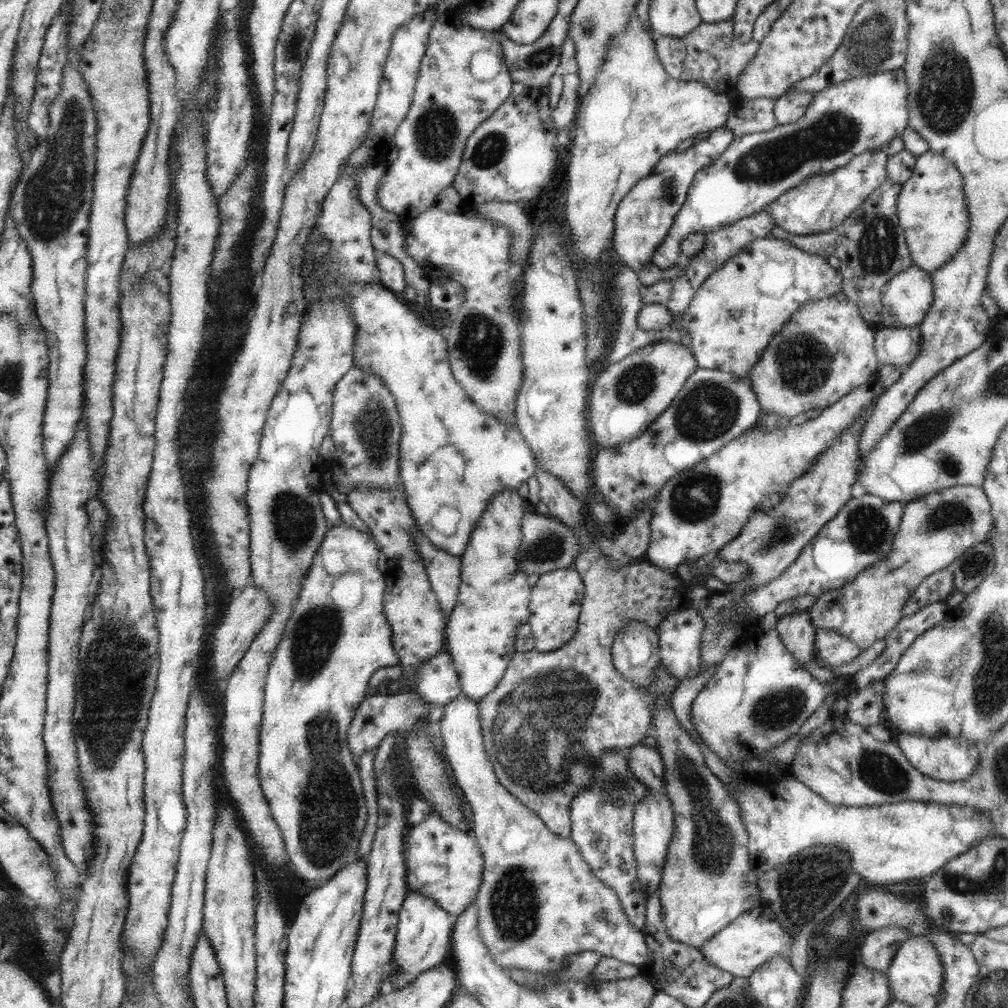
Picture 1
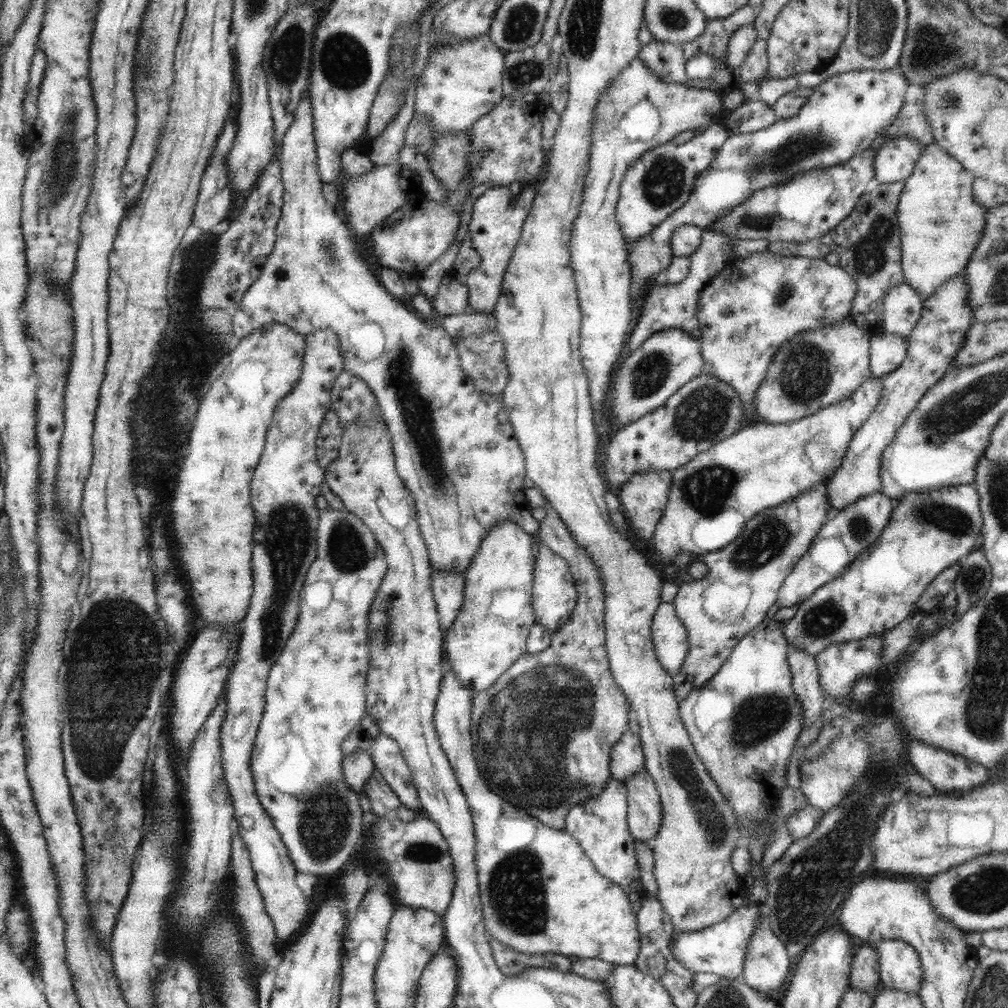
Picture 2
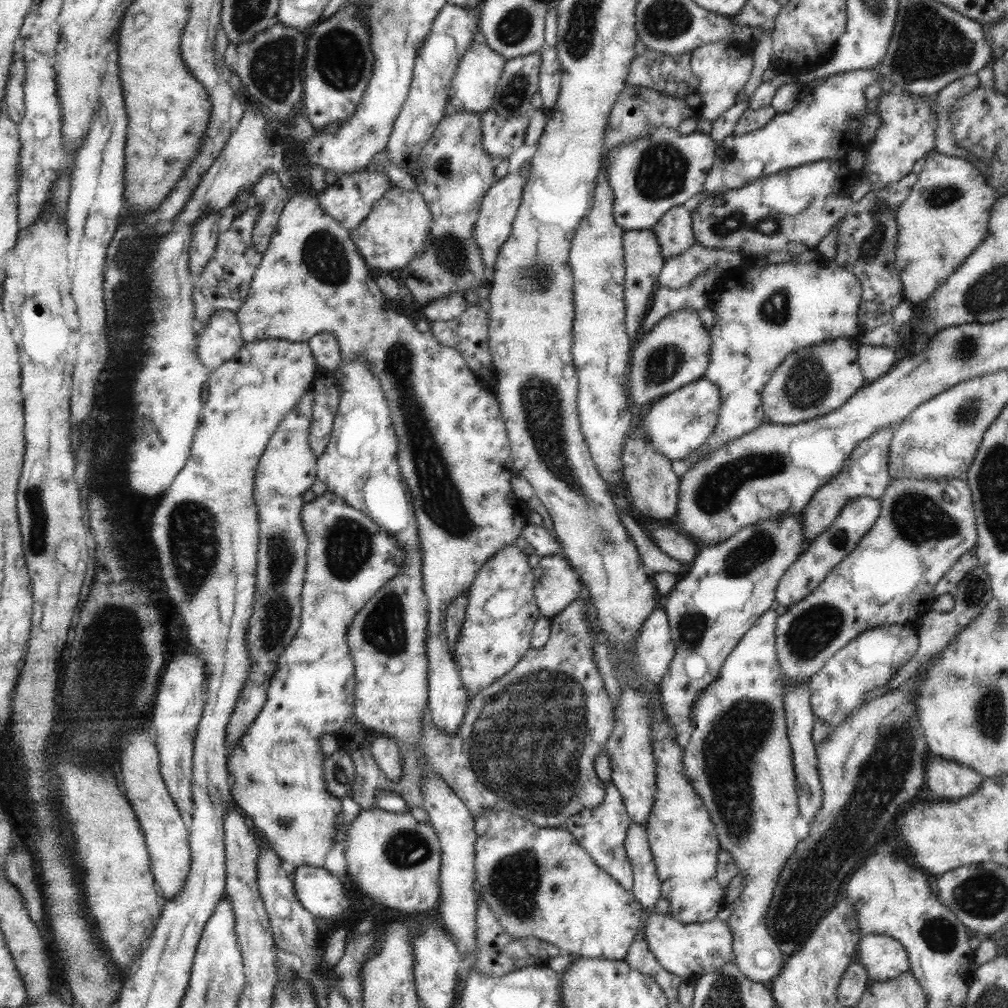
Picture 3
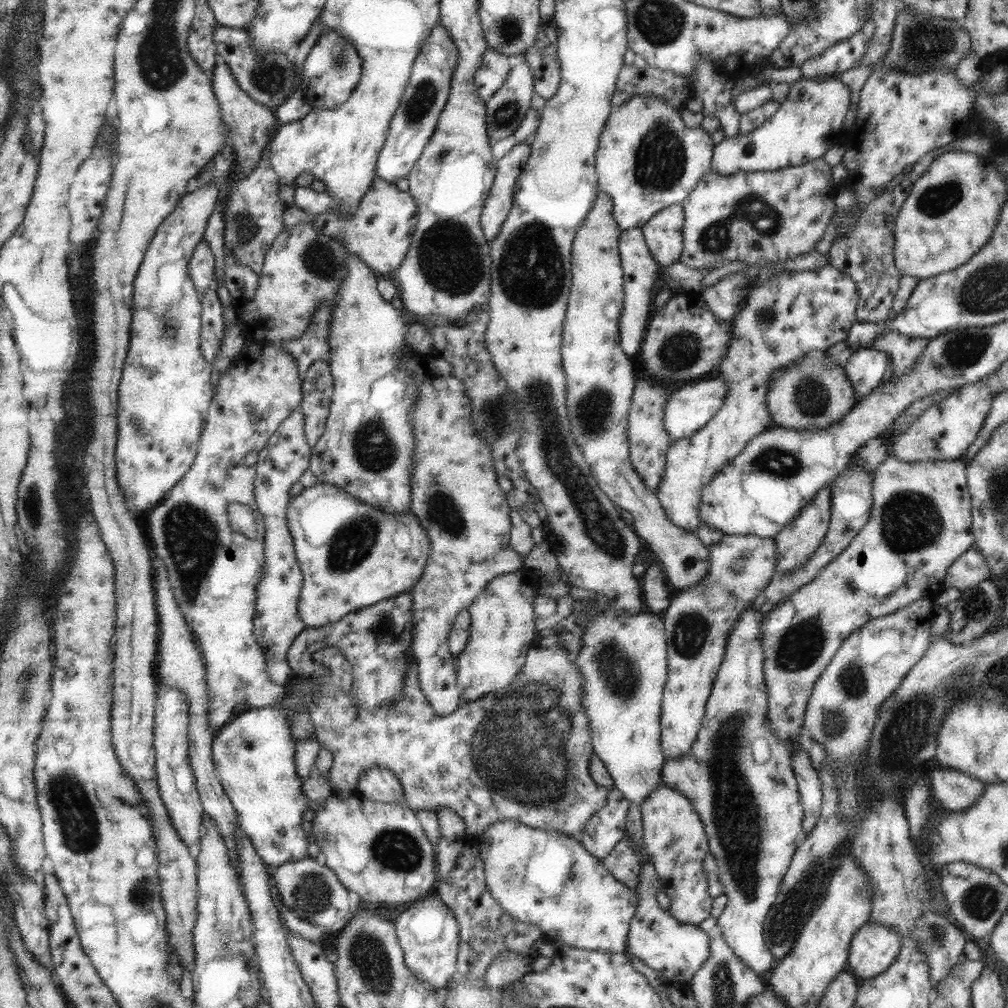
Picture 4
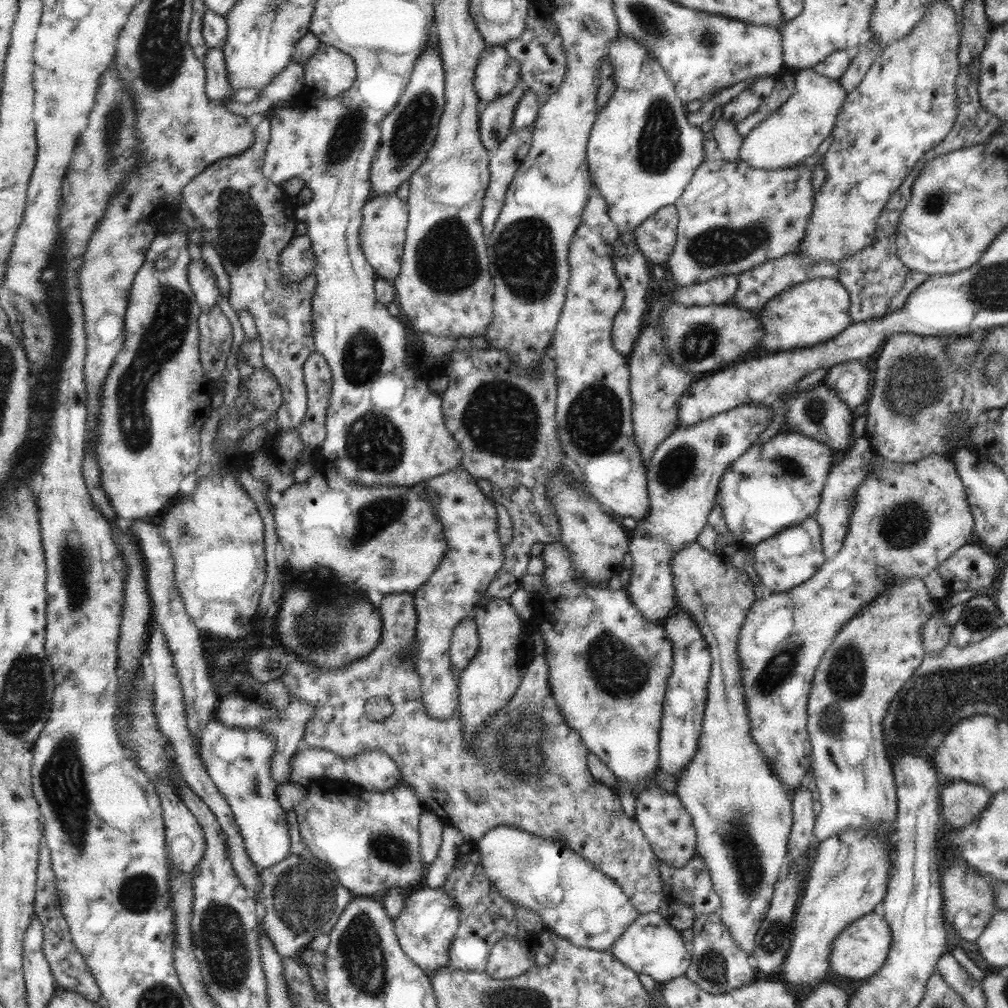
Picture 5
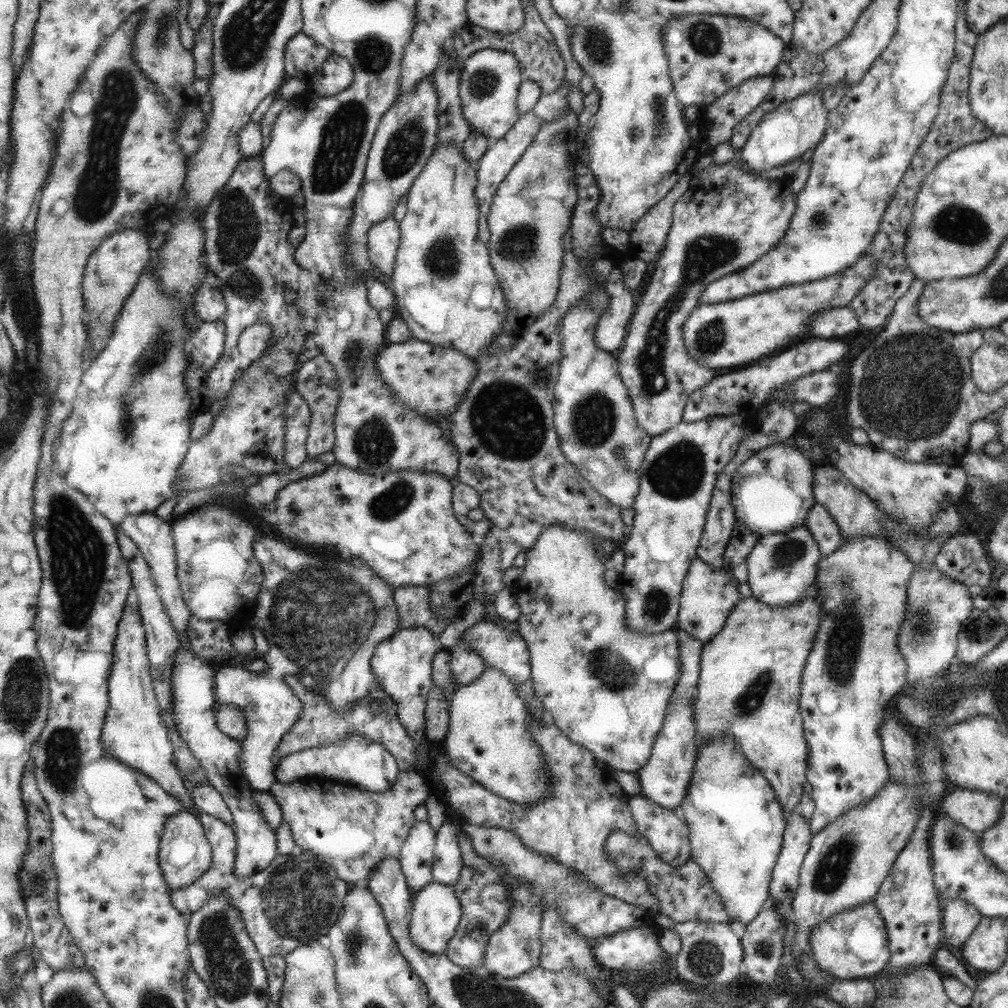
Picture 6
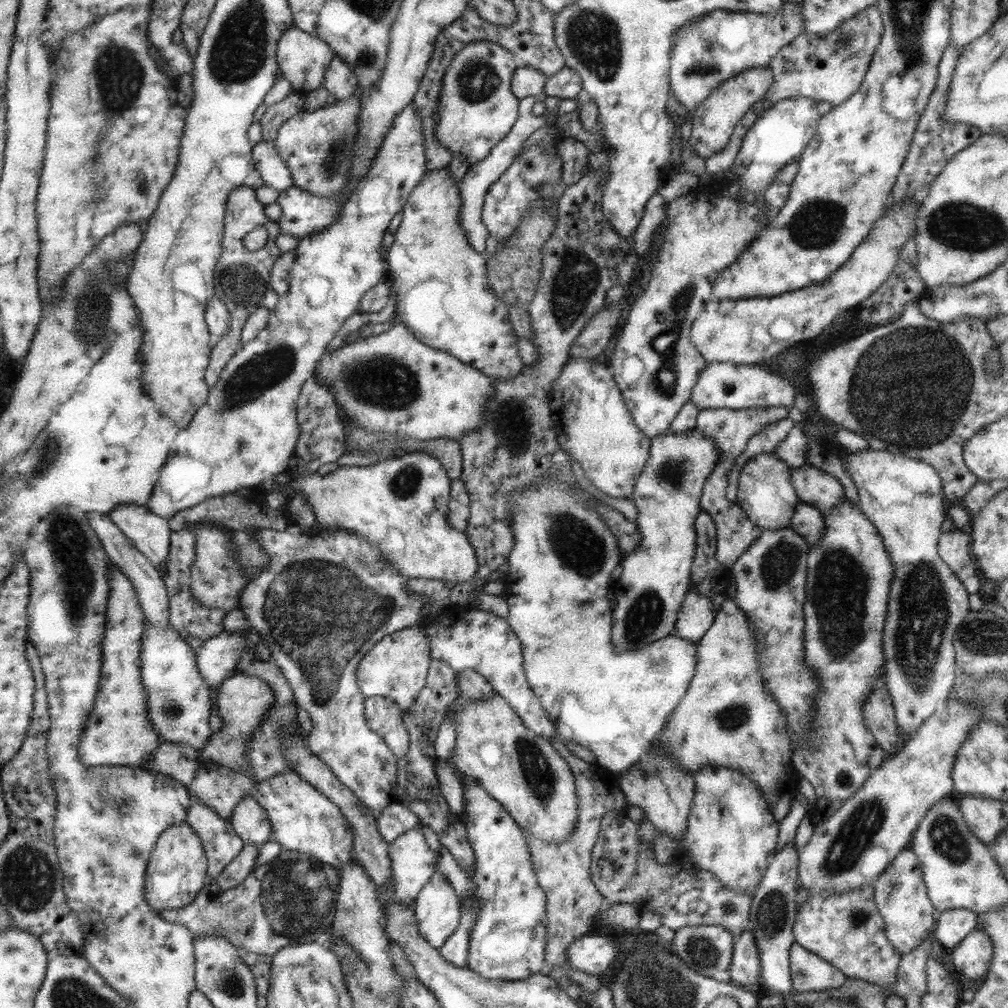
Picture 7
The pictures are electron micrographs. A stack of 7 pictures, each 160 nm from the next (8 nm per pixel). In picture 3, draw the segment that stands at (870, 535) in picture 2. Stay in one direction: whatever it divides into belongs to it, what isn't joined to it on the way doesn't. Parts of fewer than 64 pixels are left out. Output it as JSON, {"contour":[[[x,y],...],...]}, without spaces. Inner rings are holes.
{"contour":[[[859,496],[846,502],[834,522],[811,543],[807,544],[804,552],[798,555],[788,570],[785,570],[786,574],[780,578],[775,590],[776,602],[788,608],[808,596],[814,588],[824,581],[824,578],[827,578],[834,566],[844,560],[856,548],[858,541],[876,522],[880,511],[879,499],[871,496]]]}

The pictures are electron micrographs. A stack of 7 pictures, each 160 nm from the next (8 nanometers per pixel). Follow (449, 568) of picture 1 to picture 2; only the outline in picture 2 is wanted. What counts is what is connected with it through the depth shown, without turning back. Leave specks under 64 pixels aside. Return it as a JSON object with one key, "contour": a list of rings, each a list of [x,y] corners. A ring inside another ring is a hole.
{"contour":[[[432,568],[432,590],[437,606],[439,623],[443,631],[448,630],[463,603],[465,579],[462,573]]]}

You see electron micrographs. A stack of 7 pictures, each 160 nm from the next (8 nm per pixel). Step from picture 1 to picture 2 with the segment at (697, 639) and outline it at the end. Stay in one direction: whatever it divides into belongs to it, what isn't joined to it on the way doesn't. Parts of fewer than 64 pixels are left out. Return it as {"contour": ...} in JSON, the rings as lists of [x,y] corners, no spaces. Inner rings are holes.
{"contour":[[[672,603],[658,605],[651,622],[651,639],[658,662],[674,676],[684,664],[690,643]]]}

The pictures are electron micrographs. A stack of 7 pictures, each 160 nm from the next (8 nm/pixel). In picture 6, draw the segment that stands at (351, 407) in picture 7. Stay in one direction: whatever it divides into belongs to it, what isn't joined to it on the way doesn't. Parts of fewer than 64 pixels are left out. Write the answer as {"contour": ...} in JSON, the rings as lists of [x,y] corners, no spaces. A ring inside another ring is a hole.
{"contour":[[[408,338],[398,344],[389,343],[377,356],[376,369],[395,398],[411,406],[422,417],[451,416],[476,379],[476,366],[462,351]]]}

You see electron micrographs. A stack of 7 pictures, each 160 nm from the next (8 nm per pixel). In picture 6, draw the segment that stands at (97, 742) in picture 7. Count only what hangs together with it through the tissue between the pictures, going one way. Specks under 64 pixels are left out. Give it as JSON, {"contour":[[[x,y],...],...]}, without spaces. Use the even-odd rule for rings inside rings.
{"contour":[[[126,604],[117,627],[107,686],[109,707],[101,730],[101,743],[112,758],[143,773],[158,783],[166,794],[180,801],[183,811],[199,816],[192,799],[191,787],[183,780],[175,764],[173,744],[157,705],[147,655],[147,640],[139,611],[134,612]]]}

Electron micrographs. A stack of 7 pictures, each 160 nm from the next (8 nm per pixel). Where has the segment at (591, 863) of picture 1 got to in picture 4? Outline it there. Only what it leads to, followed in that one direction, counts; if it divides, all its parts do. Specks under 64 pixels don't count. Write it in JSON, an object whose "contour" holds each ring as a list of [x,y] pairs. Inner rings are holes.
{"contour":[[[616,788],[611,789],[606,805],[594,813],[587,827],[579,833],[579,842],[600,862],[609,857],[618,842],[626,836],[628,810],[628,800]]]}

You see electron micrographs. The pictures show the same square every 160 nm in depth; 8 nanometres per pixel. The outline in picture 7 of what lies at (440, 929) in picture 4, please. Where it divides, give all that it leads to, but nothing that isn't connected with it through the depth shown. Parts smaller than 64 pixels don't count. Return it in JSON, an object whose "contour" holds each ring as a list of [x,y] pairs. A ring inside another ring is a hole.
{"contour":[[[437,868],[418,893],[412,909],[418,932],[434,948],[440,948],[460,923],[460,899]]]}

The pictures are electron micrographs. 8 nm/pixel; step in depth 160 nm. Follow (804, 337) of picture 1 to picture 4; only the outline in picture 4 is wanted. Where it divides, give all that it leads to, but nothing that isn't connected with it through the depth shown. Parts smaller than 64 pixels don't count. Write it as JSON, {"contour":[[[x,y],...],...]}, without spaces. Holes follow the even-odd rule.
{"contour":[[[804,356],[776,378],[768,389],[767,405],[772,420],[780,427],[807,430],[830,428],[835,422],[840,422],[858,401],[844,367],[832,363],[829,356],[822,359]]]}

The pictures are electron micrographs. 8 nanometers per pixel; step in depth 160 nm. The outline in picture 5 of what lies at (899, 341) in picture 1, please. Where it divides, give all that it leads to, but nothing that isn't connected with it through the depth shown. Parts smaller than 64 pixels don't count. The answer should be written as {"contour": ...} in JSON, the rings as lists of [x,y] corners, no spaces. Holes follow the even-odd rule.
{"contour":[[[866,360],[849,361],[832,366],[821,380],[853,412],[870,394],[870,370],[864,368],[864,362]]]}

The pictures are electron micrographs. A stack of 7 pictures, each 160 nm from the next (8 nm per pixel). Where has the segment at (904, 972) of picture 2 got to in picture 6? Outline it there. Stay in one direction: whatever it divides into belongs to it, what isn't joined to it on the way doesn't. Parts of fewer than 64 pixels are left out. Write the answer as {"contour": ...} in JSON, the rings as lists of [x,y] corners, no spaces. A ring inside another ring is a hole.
{"contour":[[[874,900],[853,906],[850,910],[844,910],[840,914],[834,914],[832,918],[828,918],[820,926],[813,928],[813,933],[809,936],[812,956],[823,971],[831,974],[836,979],[864,979],[867,976],[872,977],[881,974],[883,970],[886,971],[889,968],[891,955],[888,948],[888,936],[885,926],[885,921],[881,918]],[[862,918],[864,920],[870,920],[878,928],[878,932],[884,936],[884,938],[880,938],[880,942],[876,940],[876,948],[872,948],[872,944],[868,946],[868,954],[870,954],[868,958],[870,960],[868,958],[860,958],[850,948],[850,942],[852,940],[854,942],[860,942],[860,940],[852,938],[850,932],[854,930],[854,926],[858,924],[858,920],[862,920]]]}

